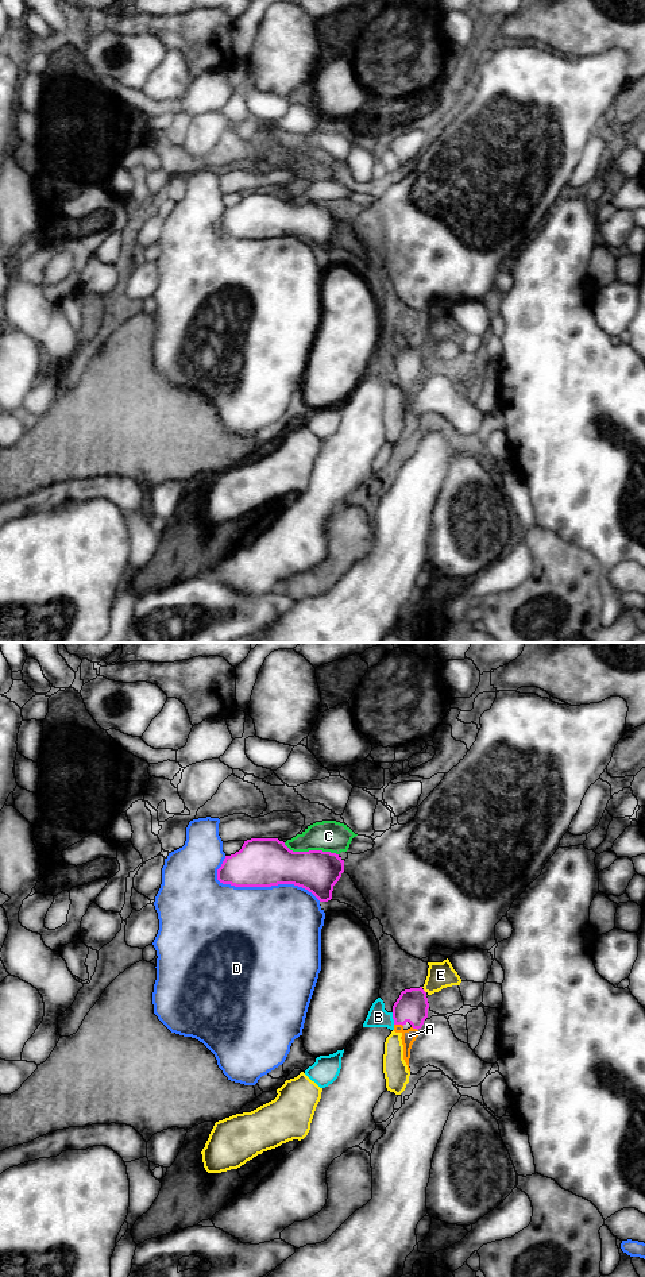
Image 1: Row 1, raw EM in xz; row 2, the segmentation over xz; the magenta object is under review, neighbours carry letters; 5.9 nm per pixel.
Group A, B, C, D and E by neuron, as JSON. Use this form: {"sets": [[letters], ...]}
{"sets": [["A"], ["B"], ["C"], ["D"], ["E"]]}

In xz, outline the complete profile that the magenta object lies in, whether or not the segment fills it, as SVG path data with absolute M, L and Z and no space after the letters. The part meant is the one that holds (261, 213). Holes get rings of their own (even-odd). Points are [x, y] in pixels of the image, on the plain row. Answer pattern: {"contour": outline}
{"contour": "M251 190L235 207L225 208L217 232L235 239L271 239L294 236L312 244L320 254L332 251L333 238L344 224L344 212L331 204L293 204L278 190Z"}

